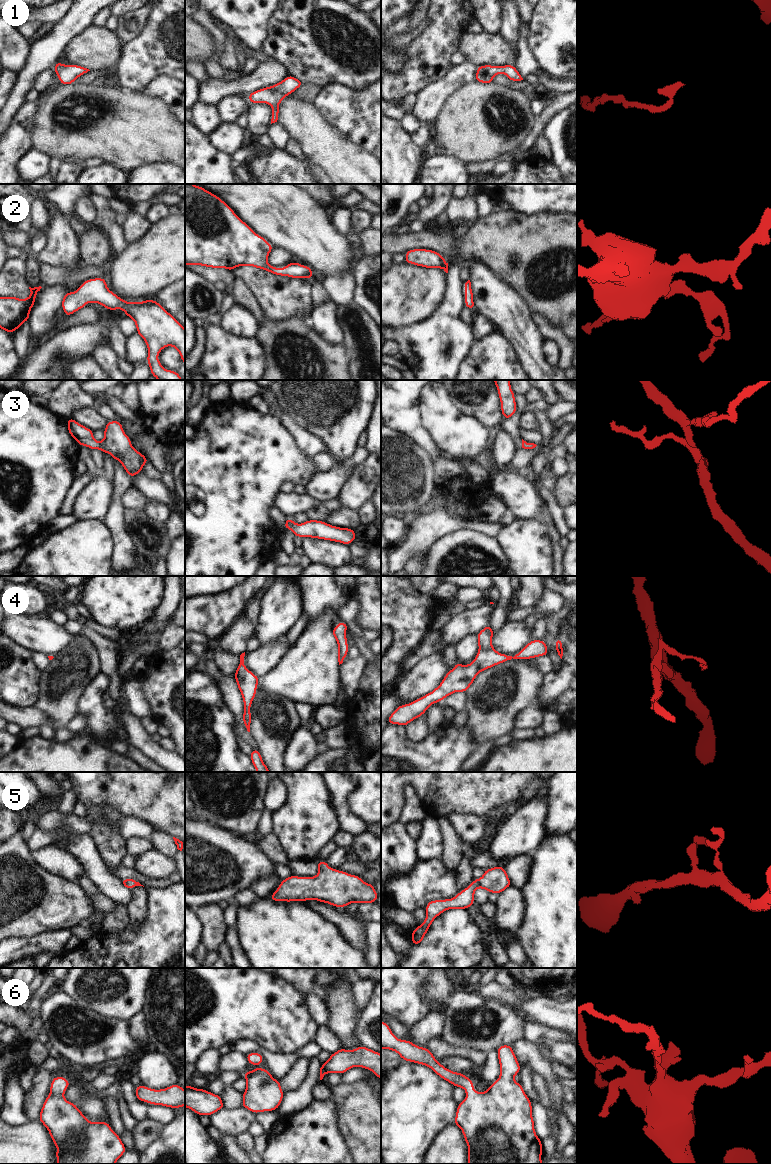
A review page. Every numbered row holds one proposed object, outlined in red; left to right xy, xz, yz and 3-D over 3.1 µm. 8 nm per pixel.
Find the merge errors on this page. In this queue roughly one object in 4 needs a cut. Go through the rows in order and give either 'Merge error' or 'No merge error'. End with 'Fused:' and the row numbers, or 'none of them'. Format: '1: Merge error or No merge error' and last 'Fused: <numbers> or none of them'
1: No merge error
2: No merge error
3: No merge error
4: No merge error
5: No merge error
6: No merge error
Fused: none of them

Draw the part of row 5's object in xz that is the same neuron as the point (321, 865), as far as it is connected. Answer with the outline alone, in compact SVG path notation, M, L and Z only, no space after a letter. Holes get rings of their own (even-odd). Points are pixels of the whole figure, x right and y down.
M327 861L317 862L319 873L314 877L290 875L281 881L270 896L271 901L308 901L314 899L334 907L350 903L376 903L374 884L365 883L359 876L332 869Z

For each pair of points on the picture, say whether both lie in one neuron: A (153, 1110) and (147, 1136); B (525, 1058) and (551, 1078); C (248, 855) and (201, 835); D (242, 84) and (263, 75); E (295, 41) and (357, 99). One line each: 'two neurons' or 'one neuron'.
A: two neurons
B: one neuron
C: one neuron
D: one neuron
E: two neurons

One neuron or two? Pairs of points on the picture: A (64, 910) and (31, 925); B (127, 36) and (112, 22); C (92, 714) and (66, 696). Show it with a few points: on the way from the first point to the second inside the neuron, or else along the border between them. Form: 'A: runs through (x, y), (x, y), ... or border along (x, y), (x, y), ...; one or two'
A: runs through (56, 910), (46, 910), (39, 917); one
B: border along (118, 17), (118, 26), (115, 31); two
C: border along (89, 683), (78, 699), (76, 713); two

